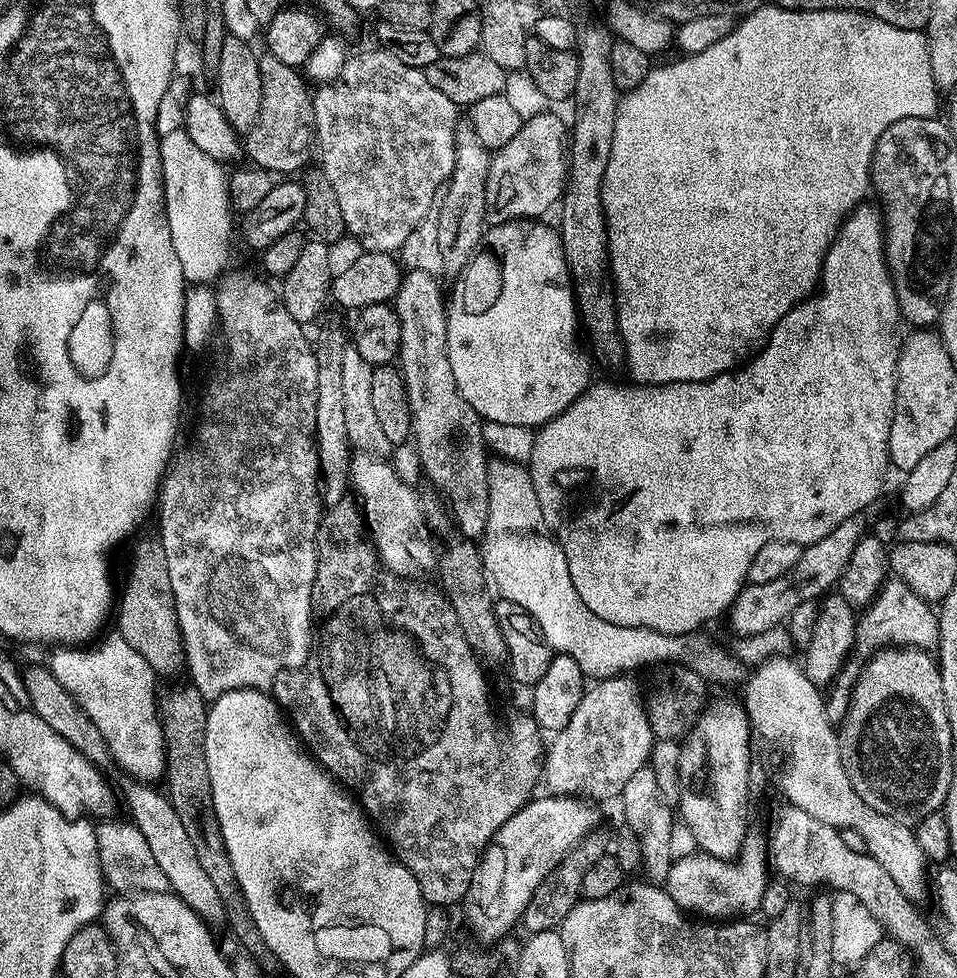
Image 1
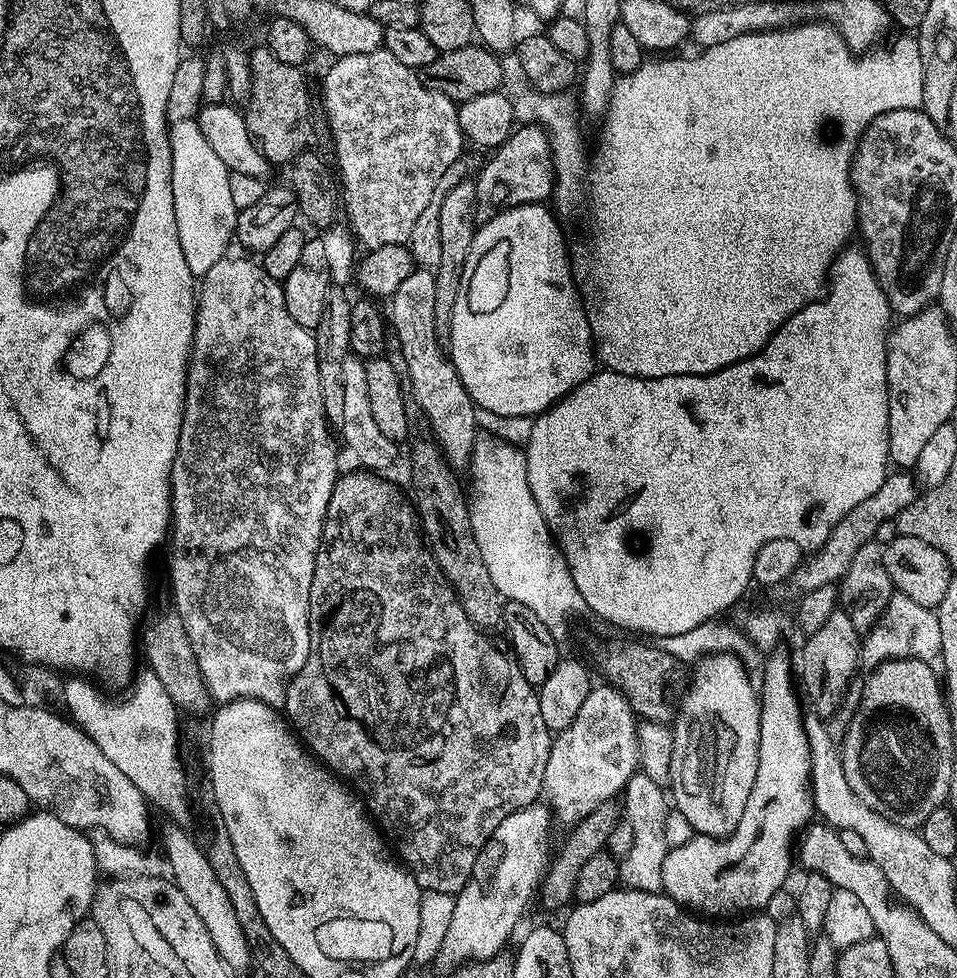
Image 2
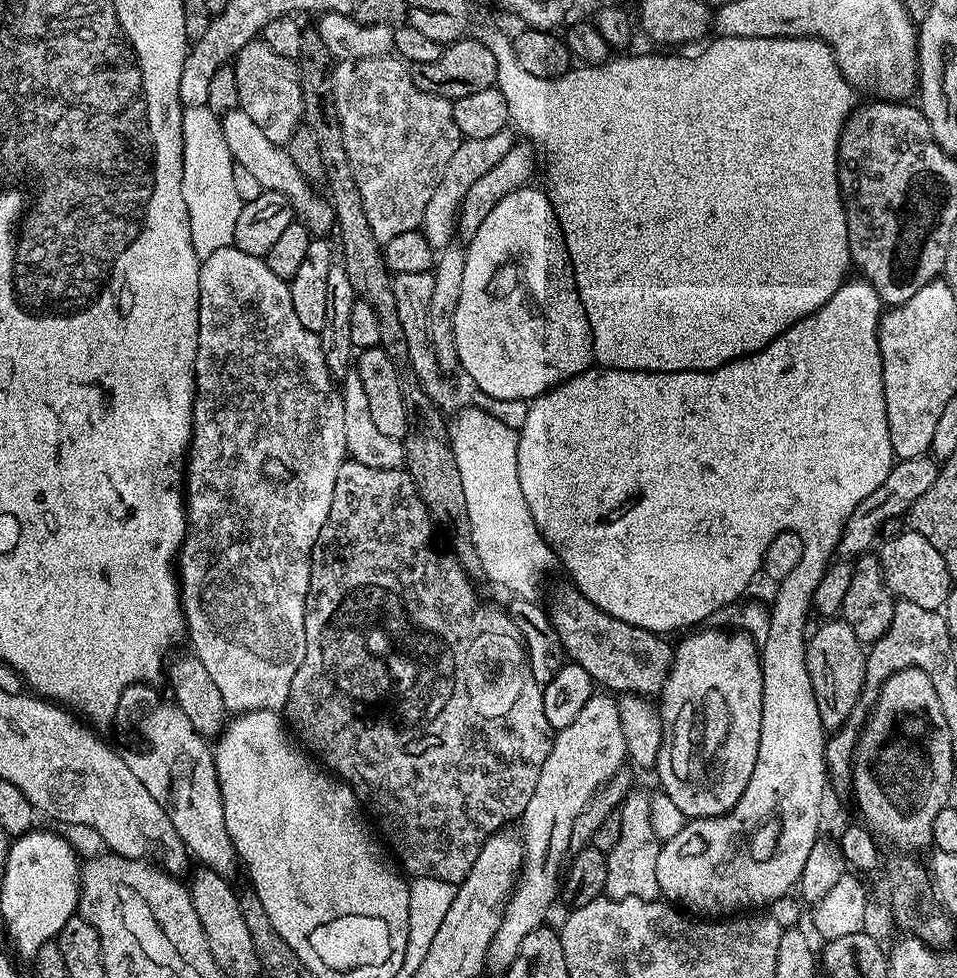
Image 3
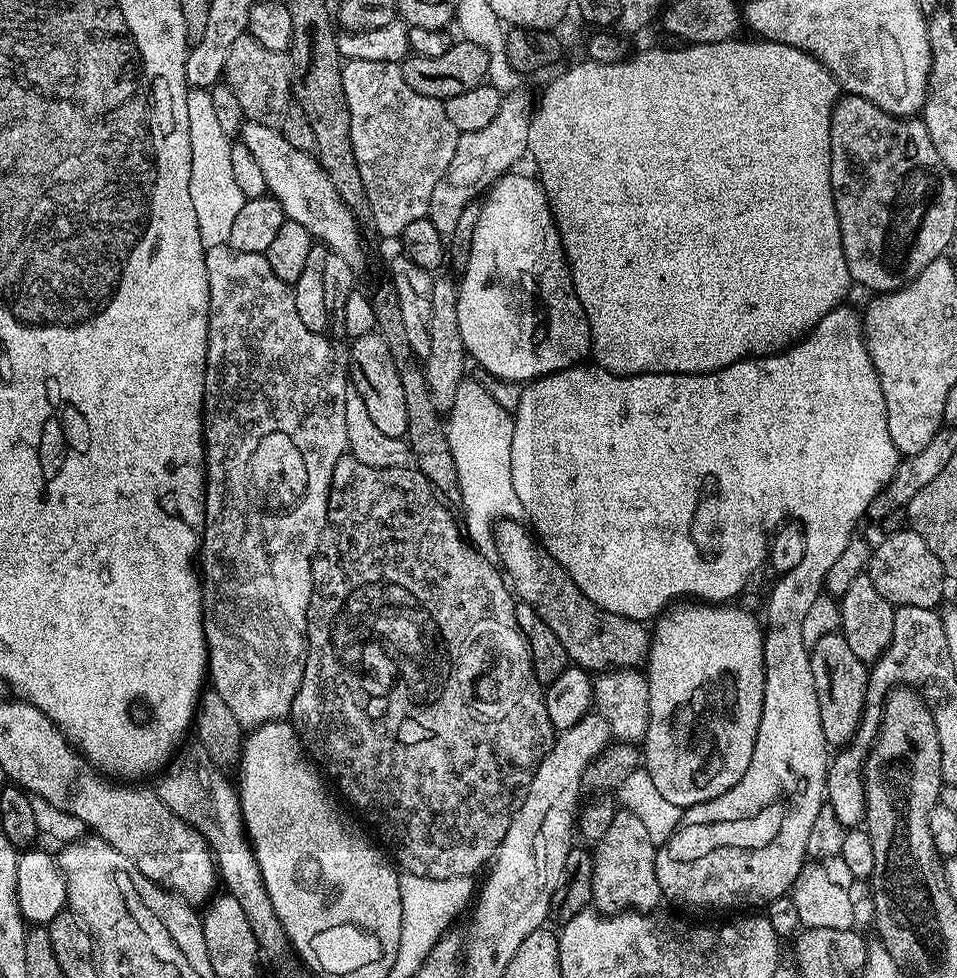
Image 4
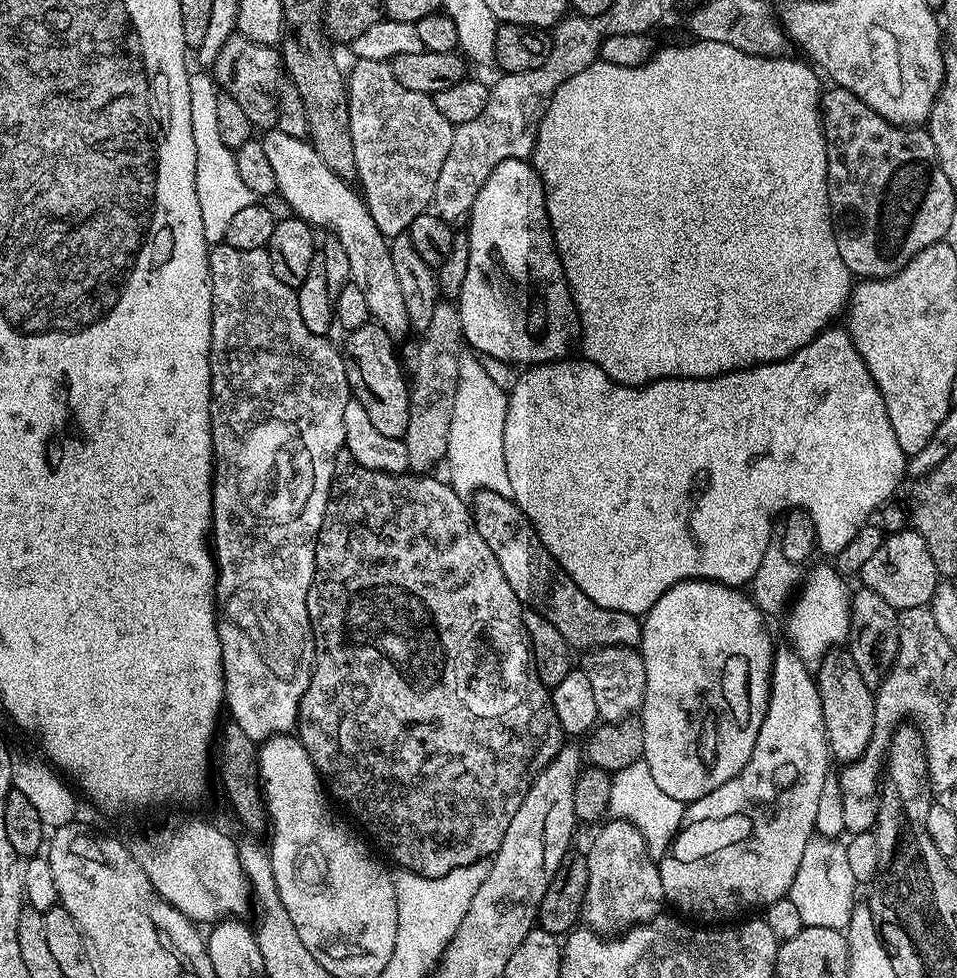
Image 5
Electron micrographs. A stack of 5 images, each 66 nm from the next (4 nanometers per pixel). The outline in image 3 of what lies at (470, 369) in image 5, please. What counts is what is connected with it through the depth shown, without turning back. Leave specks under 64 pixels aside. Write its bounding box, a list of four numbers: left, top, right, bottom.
[451,407,558,600]

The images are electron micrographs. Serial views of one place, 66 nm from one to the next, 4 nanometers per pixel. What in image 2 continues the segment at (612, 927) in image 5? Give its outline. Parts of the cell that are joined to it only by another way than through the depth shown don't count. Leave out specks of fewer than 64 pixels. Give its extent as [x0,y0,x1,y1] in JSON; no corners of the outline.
[619,770,670,892]

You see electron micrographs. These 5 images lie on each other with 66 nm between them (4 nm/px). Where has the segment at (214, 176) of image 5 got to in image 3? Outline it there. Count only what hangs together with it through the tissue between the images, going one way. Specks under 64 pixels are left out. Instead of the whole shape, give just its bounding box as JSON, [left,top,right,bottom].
[182,104,242,258]

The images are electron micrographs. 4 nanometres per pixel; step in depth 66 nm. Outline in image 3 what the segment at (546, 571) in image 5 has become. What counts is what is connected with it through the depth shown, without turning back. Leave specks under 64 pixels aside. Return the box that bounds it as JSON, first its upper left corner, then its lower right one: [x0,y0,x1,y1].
[548,586,674,697]

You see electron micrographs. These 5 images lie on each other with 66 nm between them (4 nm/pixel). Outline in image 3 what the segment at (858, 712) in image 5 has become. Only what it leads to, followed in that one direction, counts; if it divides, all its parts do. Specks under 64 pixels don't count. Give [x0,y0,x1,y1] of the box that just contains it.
[806,618,866,729]

